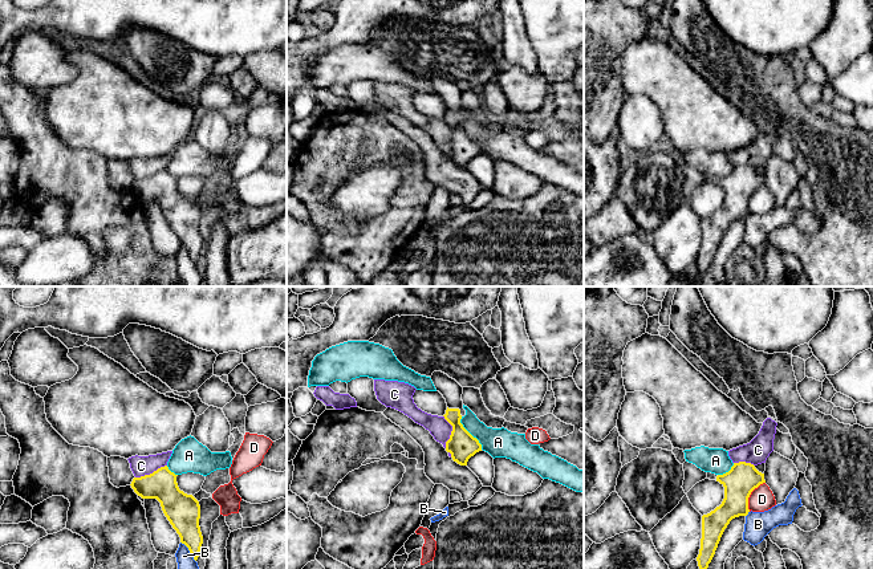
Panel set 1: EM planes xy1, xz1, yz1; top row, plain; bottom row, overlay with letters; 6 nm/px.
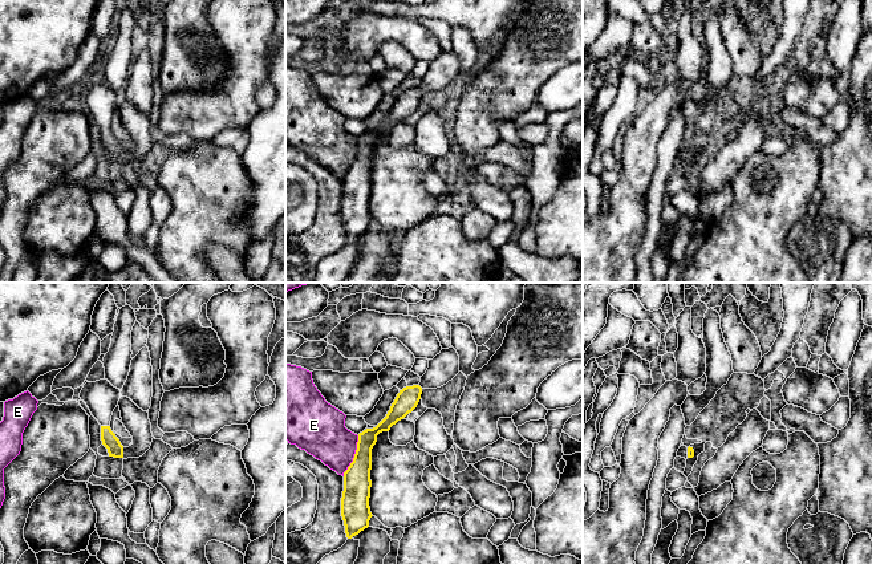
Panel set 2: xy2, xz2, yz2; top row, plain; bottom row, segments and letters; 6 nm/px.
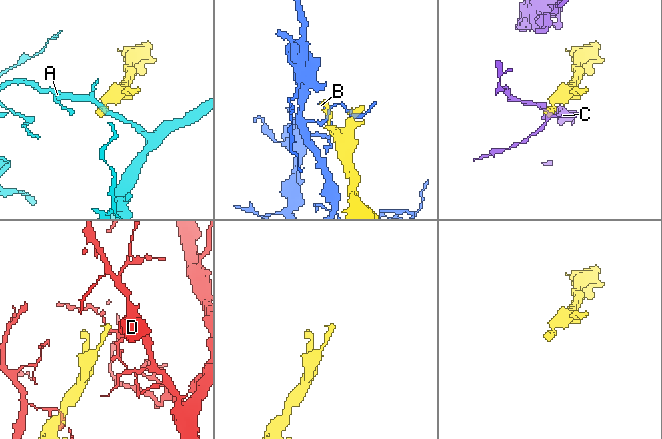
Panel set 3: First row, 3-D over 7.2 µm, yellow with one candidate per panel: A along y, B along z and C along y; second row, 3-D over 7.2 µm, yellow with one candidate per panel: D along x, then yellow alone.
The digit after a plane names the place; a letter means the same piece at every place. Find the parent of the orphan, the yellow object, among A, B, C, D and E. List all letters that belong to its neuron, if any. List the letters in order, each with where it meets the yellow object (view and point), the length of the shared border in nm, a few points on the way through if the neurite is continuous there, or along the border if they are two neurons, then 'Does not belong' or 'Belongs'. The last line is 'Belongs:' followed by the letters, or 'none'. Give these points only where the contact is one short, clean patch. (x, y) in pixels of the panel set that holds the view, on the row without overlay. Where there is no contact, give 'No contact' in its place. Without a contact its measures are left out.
A: Touches yellow at xz1 (469, 135). Shared border 240 nm. Boundary: xz1 (461, 120), (461, 126), (478, 143), (482, 151). Does not belong
B: Touches yellow at xy1 (190, 255). Shared border 160 nm. Does not belong
C: Touches yellow at xz1 (451, 134). Shared border 200 nm. Does not belong
D: Touches yellow at yz1 (750, 196). Shared border 200 nm. Boundary: yz1 (764, 185), (751, 195), (748, 214). Does not belong
E: Touches yellow at xz2 (355, 158). Shared border 260 nm. Does not belong
Belongs: none

